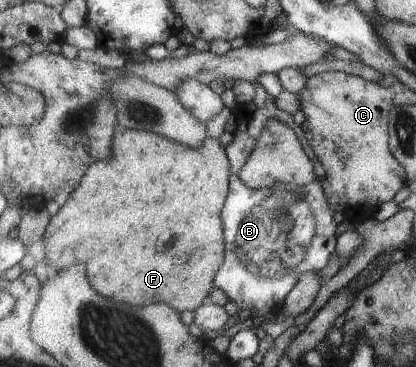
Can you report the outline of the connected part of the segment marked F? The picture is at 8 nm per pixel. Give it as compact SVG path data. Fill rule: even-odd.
M123 128L117 129L113 147L113 159L93 163L79 189L51 217L43 236L48 261L57 271L79 261L87 263L91 285L111 299L141 307L165 301L179 313L196 311L214 291L216 276L226 259L222 212L231 182L226 149L210 136L202 147L188 147L151 131Z

